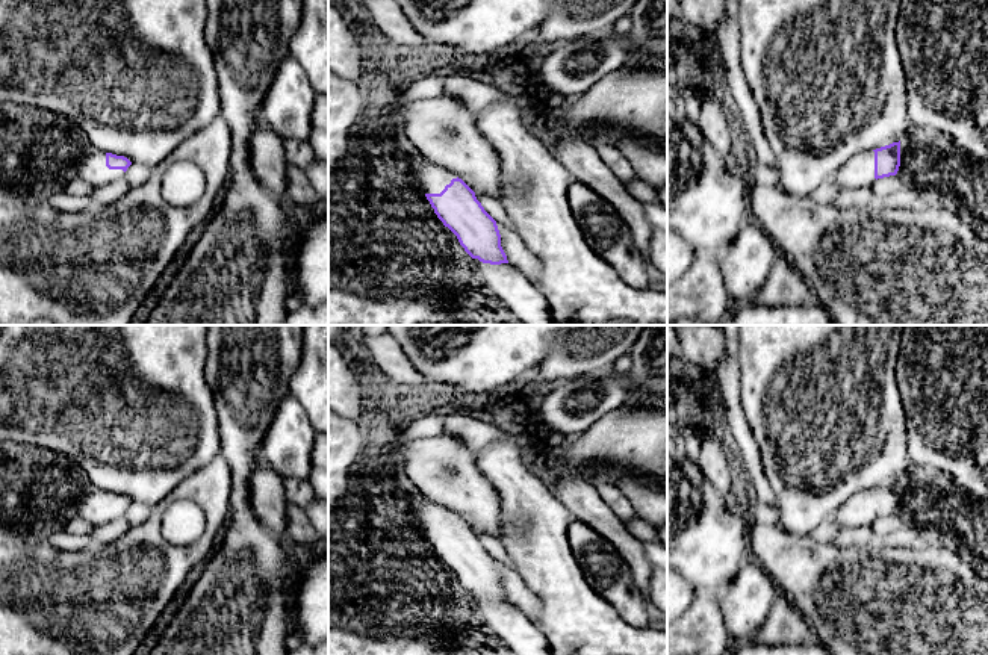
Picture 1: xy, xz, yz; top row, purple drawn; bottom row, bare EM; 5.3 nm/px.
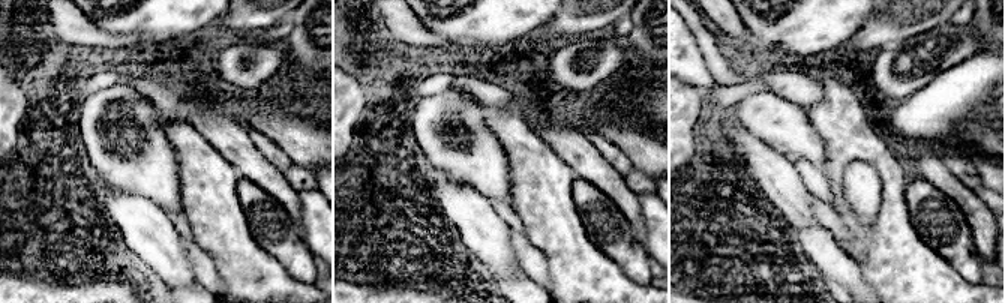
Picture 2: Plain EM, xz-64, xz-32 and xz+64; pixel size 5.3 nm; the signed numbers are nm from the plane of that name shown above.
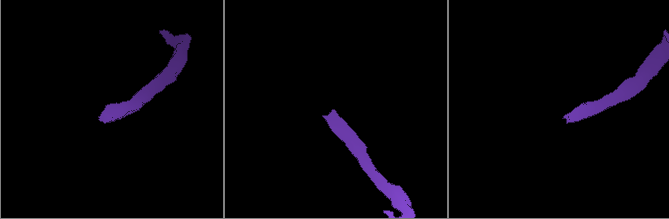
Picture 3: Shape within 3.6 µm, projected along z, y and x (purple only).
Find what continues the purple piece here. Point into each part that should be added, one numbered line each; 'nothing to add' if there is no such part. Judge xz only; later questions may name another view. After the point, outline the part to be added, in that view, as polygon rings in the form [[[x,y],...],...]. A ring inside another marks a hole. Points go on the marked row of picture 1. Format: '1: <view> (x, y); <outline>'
1: xz (433, 179); [[[422,157],[419,182],[424,194],[440,194],[452,178],[457,178],[457,175],[445,168],[434,166]]]

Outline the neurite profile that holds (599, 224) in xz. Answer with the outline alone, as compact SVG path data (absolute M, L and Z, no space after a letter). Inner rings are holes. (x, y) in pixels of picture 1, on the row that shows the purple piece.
M572 182L567 200L579 237L608 262L625 283L648 289L648 260L634 245L629 227L611 203L581 182Z

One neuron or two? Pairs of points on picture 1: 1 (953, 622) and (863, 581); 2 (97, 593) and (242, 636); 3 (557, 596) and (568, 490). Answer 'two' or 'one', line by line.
1: one
2: two
3: two

